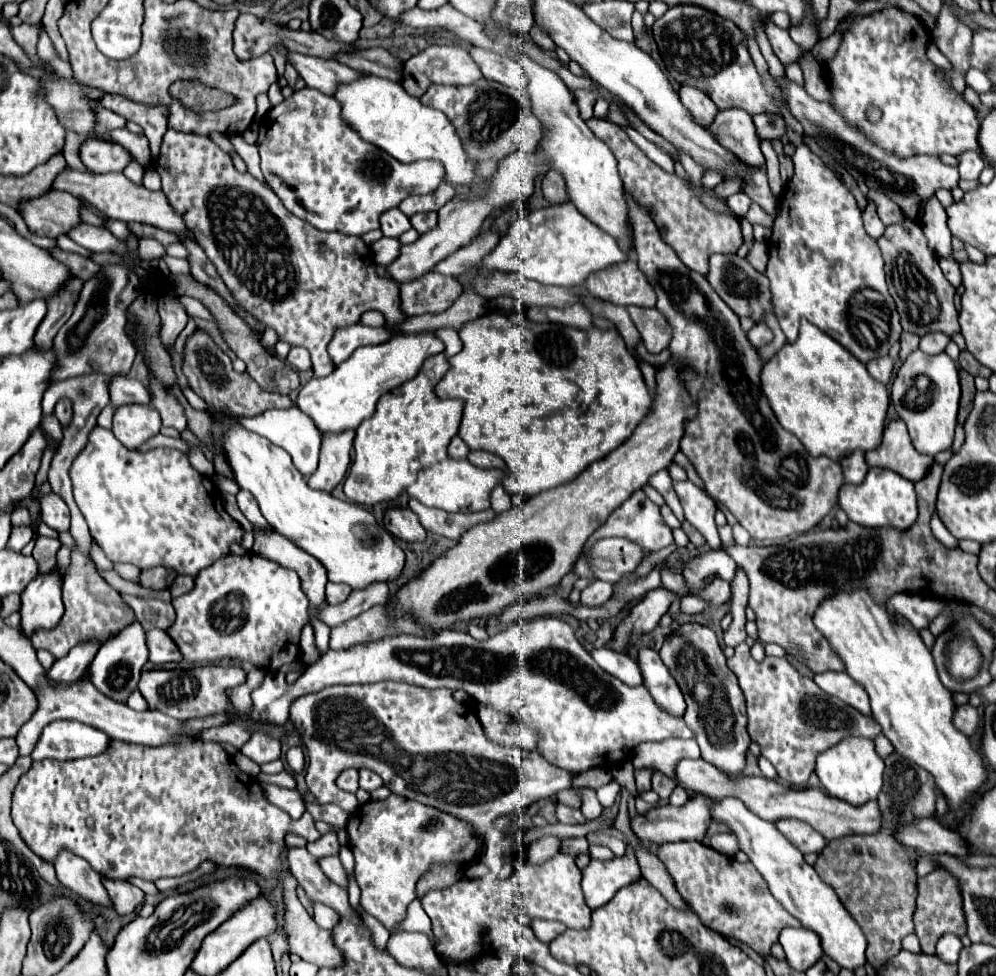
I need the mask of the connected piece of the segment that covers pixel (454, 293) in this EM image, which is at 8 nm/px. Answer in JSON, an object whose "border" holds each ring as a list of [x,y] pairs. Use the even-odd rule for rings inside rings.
{"border":[[[427,272],[413,282],[401,284],[399,290],[401,312],[407,318],[427,312],[443,312],[461,294],[461,288],[455,278],[439,276],[435,272]]]}

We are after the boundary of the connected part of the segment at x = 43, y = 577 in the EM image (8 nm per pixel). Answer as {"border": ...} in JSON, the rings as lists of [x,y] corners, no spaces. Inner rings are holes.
{"border":[[[55,566],[51,574],[39,574],[21,594],[21,628],[31,636],[29,632],[35,632],[35,628],[53,628],[61,616],[63,616],[63,602],[61,602],[61,582],[63,572]]]}

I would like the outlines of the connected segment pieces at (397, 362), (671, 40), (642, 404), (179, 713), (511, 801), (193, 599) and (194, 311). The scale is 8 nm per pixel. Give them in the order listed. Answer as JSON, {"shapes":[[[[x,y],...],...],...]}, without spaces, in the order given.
{"shapes":[[[[433,330],[415,332],[409,336],[399,334],[391,336],[383,344],[357,348],[349,360],[345,360],[333,370],[331,376],[309,380],[297,396],[297,406],[303,408],[303,412],[307,412],[307,416],[315,420],[321,432],[355,430],[361,424],[361,420],[373,414],[375,404],[383,394],[415,378],[423,362],[429,356],[441,354],[443,348],[445,344],[435,336]]],[[[679,4],[671,6],[661,18],[657,18],[651,30],[667,72],[679,84],[699,88],[715,102],[719,110],[741,108],[751,116],[783,116],[779,110],[779,102],[769,96],[761,82],[761,76],[747,50],[745,34],[731,20],[707,12],[705,8],[695,4]]],[[[485,314],[483,318],[477,318],[469,324],[465,324],[459,332],[461,340],[463,340],[463,350],[453,356],[451,362],[451,370],[447,372],[447,376],[443,376],[439,380],[439,384],[435,386],[435,394],[439,398],[463,398],[465,400],[465,408],[463,408],[463,420],[459,426],[459,436],[461,440],[471,448],[471,450],[485,450],[491,452],[499,458],[505,460],[507,464],[507,474],[503,478],[503,488],[505,492],[511,494],[519,494],[519,496],[535,496],[539,492],[557,488],[565,482],[575,480],[589,464],[593,464],[595,460],[605,458],[611,450],[615,450],[617,446],[621,446],[637,428],[637,424],[647,416],[647,412],[651,410],[651,396],[647,392],[643,374],[639,370],[637,360],[627,352],[625,342],[621,338],[621,334],[617,332],[617,328],[609,328],[609,330],[599,330],[599,328],[587,328],[587,330],[577,330],[577,328],[569,328],[569,326],[561,326],[561,324],[533,324],[531,320],[527,320],[523,314],[509,314],[509,316],[501,316],[501,314]]],[[[199,666],[191,670],[149,670],[141,674],[139,692],[147,700],[151,710],[163,712],[175,720],[201,718],[209,714],[221,714],[229,708],[227,690],[245,682],[247,674],[239,666]]],[[[383,682],[383,684],[367,684],[367,686],[343,686],[343,684],[337,684],[337,686],[327,686],[319,692],[313,692],[311,696],[301,696],[299,700],[295,700],[291,704],[291,730],[303,740],[303,746],[307,748],[307,754],[311,758],[311,766],[309,766],[309,774],[319,774],[319,778],[307,778],[307,786],[309,786],[309,792],[317,798],[319,804],[327,804],[327,802],[333,802],[337,804],[344,811],[352,813],[358,807],[358,802],[355,794],[347,793],[339,789],[335,783],[337,776],[347,770],[347,768],[369,768],[373,772],[377,772],[381,778],[383,778],[383,784],[399,794],[399,796],[405,796],[409,800],[417,800],[421,804],[427,804],[427,806],[433,806],[433,808],[439,808],[443,812],[449,812],[453,816],[459,816],[461,820],[467,820],[471,824],[475,824],[477,832],[481,836],[485,836],[485,832],[491,828],[491,822],[497,818],[497,816],[503,816],[503,814],[509,814],[509,812],[517,812],[517,810],[527,810],[533,802],[539,802],[541,798],[551,798],[555,796],[557,792],[565,790],[565,788],[571,788],[571,772],[563,770],[563,768],[557,768],[553,766],[551,762],[547,762],[539,752],[527,752],[519,746],[501,746],[501,744],[495,744],[493,740],[487,738],[479,718],[475,712],[471,712],[469,706],[457,702],[453,698],[453,690],[447,690],[447,688],[439,688],[439,690],[425,690],[425,688],[415,688],[415,686],[409,686],[409,684],[391,684],[391,682]]],[[[227,554],[217,560],[211,568],[203,568],[195,576],[195,586],[191,592],[173,598],[175,622],[167,628],[167,634],[177,644],[183,660],[187,662],[219,662],[219,660],[241,660],[259,668],[279,670],[283,664],[291,664],[299,658],[299,634],[309,622],[307,616],[307,596],[303,596],[297,572],[281,568],[257,554],[235,556]]],[[[179,296],[179,302],[183,305],[187,314],[194,319],[199,318],[207,321],[213,321],[210,311],[197,299],[190,296]]]]}

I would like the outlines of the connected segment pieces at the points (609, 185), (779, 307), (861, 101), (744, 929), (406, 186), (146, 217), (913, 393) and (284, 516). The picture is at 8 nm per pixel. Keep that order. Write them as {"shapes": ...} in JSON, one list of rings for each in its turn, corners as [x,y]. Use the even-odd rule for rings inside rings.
{"shapes":[[[[515,58],[527,78],[529,78],[529,98],[531,108],[535,116],[539,116],[543,126],[543,152],[551,158],[551,168],[559,170],[567,182],[567,192],[571,202],[577,206],[577,210],[587,216],[595,226],[611,234],[619,248],[625,254],[633,254],[633,238],[631,238],[631,226],[629,226],[629,206],[625,198],[625,188],[621,182],[621,176],[617,172],[617,160],[613,152],[607,148],[607,144],[595,140],[593,132],[587,128],[587,124],[579,118],[577,104],[573,100],[571,90],[563,84],[563,80],[539,66],[537,62],[529,58]]],[[[799,144],[791,160],[795,164],[795,176],[787,182],[779,198],[779,216],[775,218],[773,234],[767,242],[769,264],[765,272],[771,280],[773,310],[781,330],[787,342],[795,342],[801,320],[807,320],[837,340],[863,364],[885,356],[901,334],[901,328],[893,328],[899,326],[897,318],[889,318],[887,340],[877,348],[863,346],[849,326],[849,300],[855,292],[871,288],[887,300],[887,282],[877,240],[867,236],[855,198],[819,156],[805,144]]],[[[895,6],[855,18],[851,28],[843,34],[835,58],[825,66],[825,74],[831,80],[829,92],[833,106],[851,126],[897,156],[939,156],[943,152],[959,156],[967,150],[979,152],[979,116],[961,100],[961,94],[951,90],[943,72],[927,58],[925,48],[929,38],[919,18]],[[869,104],[883,112],[879,122],[867,120],[865,112]]],[[[701,842],[661,844],[657,848],[657,856],[667,866],[667,872],[673,878],[681,898],[707,928],[741,940],[757,954],[769,954],[785,926],[801,926],[799,920],[795,920],[771,896],[771,892],[767,892],[767,884],[763,884],[759,872],[751,868],[751,862],[741,864],[735,858],[703,846]]],[[[307,86],[263,116],[259,122],[257,148],[261,154],[261,172],[267,184],[291,214],[307,220],[319,230],[335,230],[349,236],[363,236],[369,230],[379,228],[379,216],[383,212],[399,206],[407,196],[431,194],[445,182],[445,168],[439,162],[419,160],[403,164],[393,156],[387,156],[387,152],[379,152],[379,148],[371,148],[371,144],[359,140],[359,136],[339,120],[339,102]]],[[[65,170],[61,174],[57,174],[57,178],[51,184],[53,190],[63,190],[73,194],[75,198],[79,198],[81,202],[89,202],[93,208],[101,210],[105,216],[109,218],[117,218],[123,222],[141,222],[141,224],[149,224],[155,228],[161,228],[165,232],[171,232],[179,238],[193,238],[193,232],[185,226],[181,214],[175,212],[175,208],[169,204],[167,196],[163,192],[153,192],[147,190],[145,186],[133,184],[131,180],[127,180],[121,172],[109,172],[109,174],[95,174],[95,172],[79,172],[79,170]]],[[[915,350],[901,364],[897,378],[891,386],[891,398],[893,398],[897,414],[905,420],[905,424],[909,428],[909,436],[913,440],[913,446],[919,452],[923,452],[927,456],[935,456],[935,454],[951,448],[953,430],[957,426],[959,396],[961,396],[961,386],[959,386],[957,364],[945,352],[929,356],[921,350]],[[917,376],[927,376],[931,380],[929,382],[931,386],[927,392],[929,398],[921,398],[921,390],[917,390],[917,384],[915,384]]],[[[243,426],[227,430],[223,452],[243,490],[249,490],[259,502],[265,520],[289,538],[295,546],[315,556],[325,568],[331,582],[349,584],[353,590],[371,586],[373,582],[393,582],[401,576],[405,554],[393,536],[381,528],[375,516],[355,504],[343,502],[325,490],[309,488],[303,474],[293,466],[291,456],[263,436],[247,432]]]]}

